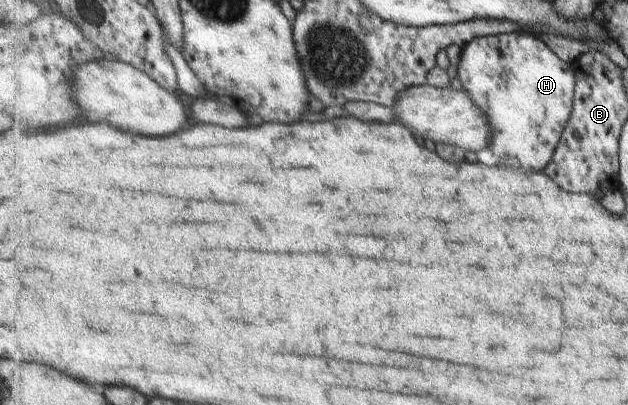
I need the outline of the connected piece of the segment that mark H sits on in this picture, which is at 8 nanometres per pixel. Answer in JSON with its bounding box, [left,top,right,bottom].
[456,32,575,173]

